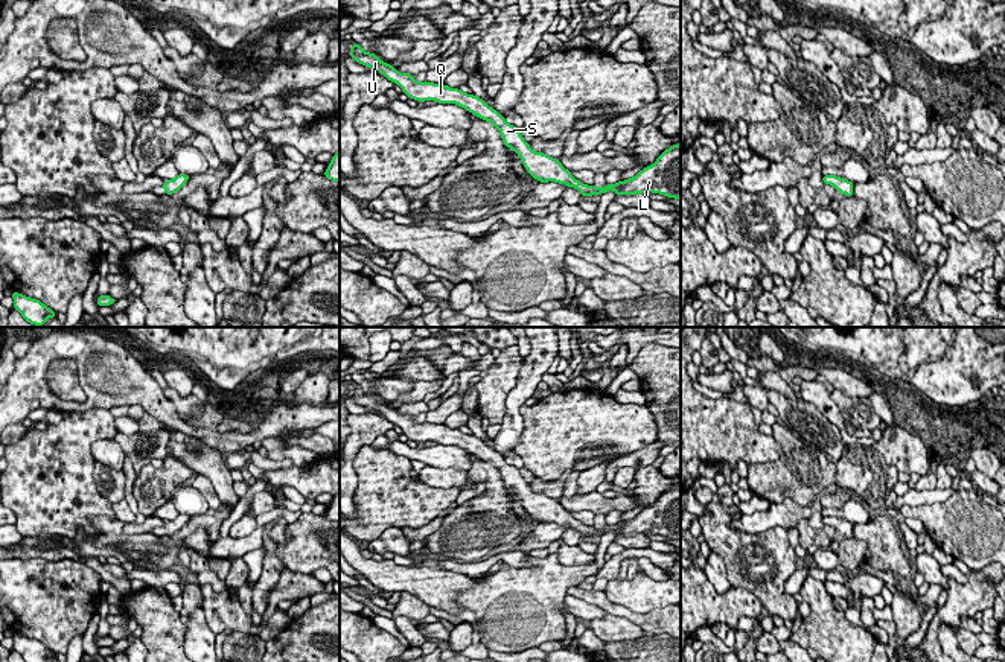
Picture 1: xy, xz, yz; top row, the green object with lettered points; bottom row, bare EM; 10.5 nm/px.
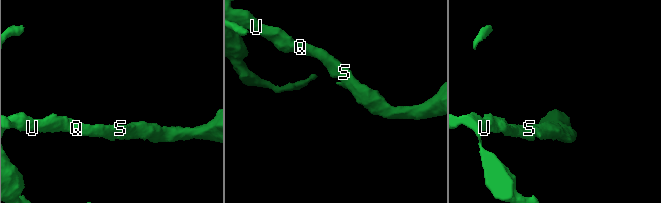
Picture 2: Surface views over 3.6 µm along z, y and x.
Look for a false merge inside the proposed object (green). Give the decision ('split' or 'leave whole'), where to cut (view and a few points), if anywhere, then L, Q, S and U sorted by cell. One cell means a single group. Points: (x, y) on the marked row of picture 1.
leave whole; no cut; L Q S U

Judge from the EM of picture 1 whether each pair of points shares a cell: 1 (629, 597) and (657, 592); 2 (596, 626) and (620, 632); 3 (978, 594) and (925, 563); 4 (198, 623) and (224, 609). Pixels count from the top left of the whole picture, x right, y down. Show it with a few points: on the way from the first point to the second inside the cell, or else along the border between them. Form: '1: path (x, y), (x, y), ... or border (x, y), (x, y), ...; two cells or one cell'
1: path (635, 594), (650, 594); one cell
2: path (602, 627), (614, 629); one cell
3: border (947, 577), (946, 589); two cells
4: border (201, 609), (207, 627), (215, 635); two cells

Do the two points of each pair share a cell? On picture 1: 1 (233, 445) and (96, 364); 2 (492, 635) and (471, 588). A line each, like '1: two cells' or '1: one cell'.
1: one cell
2: one cell

